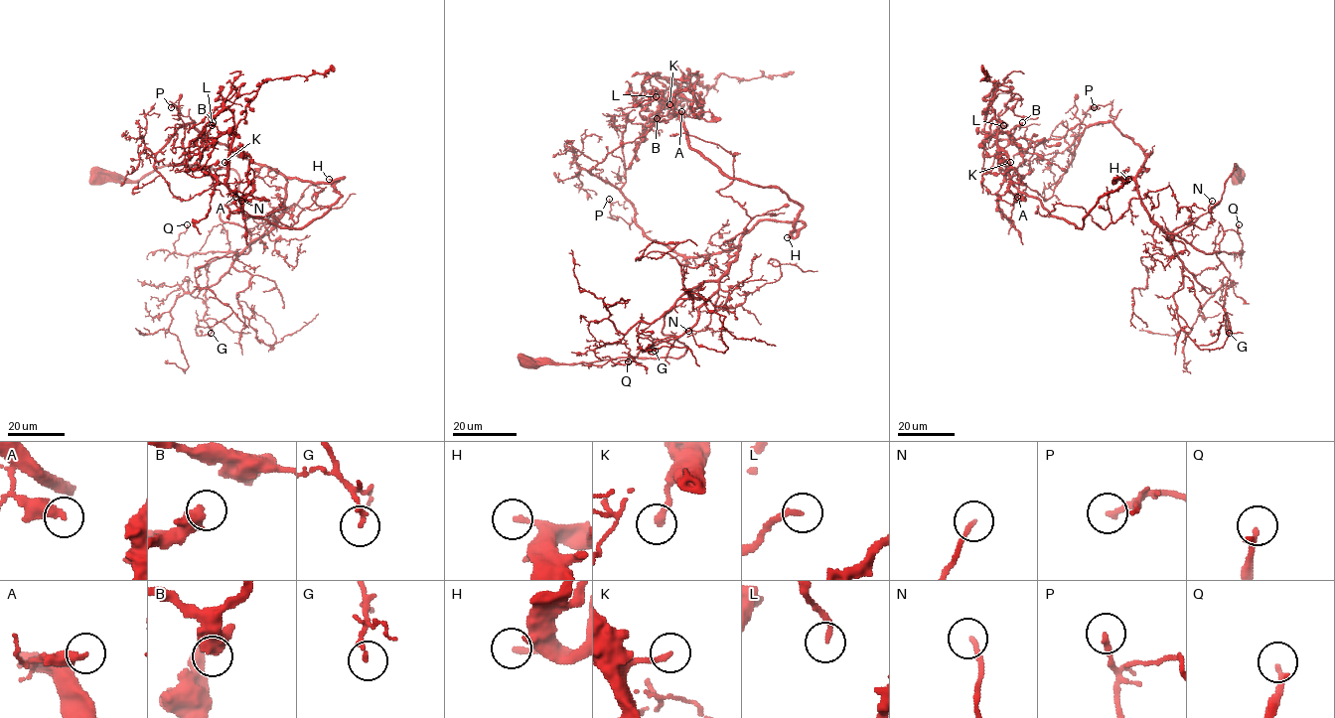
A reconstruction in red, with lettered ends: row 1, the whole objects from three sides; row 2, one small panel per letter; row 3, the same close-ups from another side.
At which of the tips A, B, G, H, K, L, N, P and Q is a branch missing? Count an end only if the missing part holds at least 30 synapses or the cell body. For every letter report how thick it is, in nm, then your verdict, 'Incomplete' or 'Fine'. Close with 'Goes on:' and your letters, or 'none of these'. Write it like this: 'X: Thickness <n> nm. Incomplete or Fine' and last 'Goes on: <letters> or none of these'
A: Thickness 400 nm. Fine
B: Thickness 400 nm. Fine
G: Thickness 170 nm. Fine
H: Thickness 220 nm. Fine
K: Thickness 200 nm. Fine
L: Thickness 200 nm. Fine
N: Thickness 150 nm. Fine
P: Thickness 200 nm. Fine
Q: Thickness 220 nm. Fine
Goes on: none of these

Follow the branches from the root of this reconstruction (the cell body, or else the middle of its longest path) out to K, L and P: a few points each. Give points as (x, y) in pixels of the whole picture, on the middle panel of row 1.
K: (529, 360), (679, 358), (664, 317), (758, 221), (804, 226), (779, 189), (694, 151), (669, 104)
L: (529, 360), (679, 358), (664, 317), (758, 221), (804, 226), (779, 189), (690, 147), (654, 74), (656, 96)
P: (529, 360), (679, 358), (664, 317), (737, 257), (739, 245), (678, 255), (613, 217), (609, 199)

